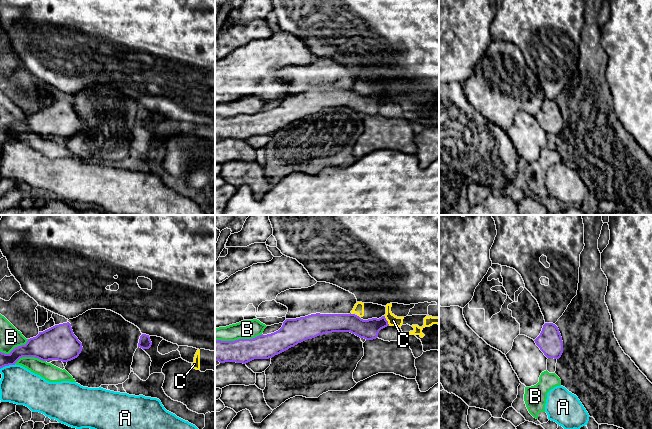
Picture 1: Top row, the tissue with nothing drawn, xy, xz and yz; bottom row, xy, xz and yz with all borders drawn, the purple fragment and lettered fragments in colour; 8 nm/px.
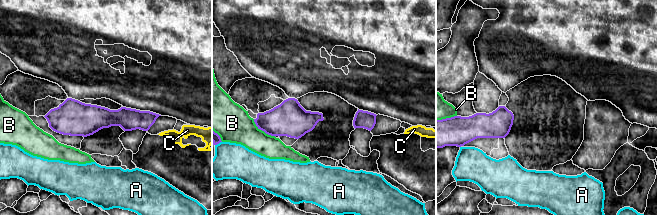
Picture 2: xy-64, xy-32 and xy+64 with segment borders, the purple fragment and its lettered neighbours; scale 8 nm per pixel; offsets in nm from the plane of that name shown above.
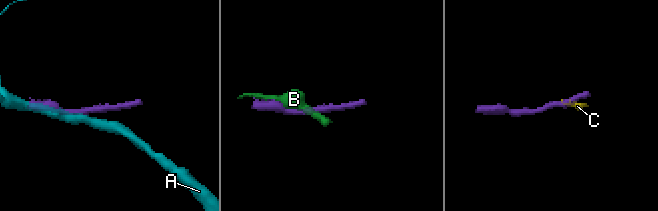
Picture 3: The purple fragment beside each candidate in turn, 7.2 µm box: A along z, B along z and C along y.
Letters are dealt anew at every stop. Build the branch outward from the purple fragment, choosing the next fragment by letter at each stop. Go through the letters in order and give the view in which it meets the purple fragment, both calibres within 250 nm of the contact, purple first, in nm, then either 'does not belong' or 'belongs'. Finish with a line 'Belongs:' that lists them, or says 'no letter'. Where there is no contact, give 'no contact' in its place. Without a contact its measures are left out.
A: xy | 140/300 nm | does not belong
B: xz | 190/160 nm | does not belong
C: xz | 160/90 nm | does not belong
Belongs: no letter

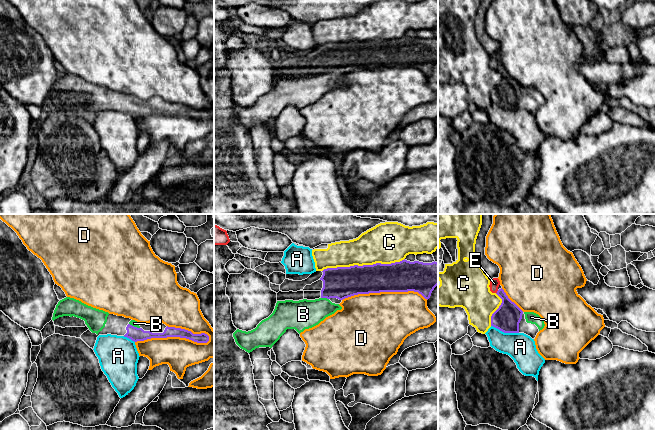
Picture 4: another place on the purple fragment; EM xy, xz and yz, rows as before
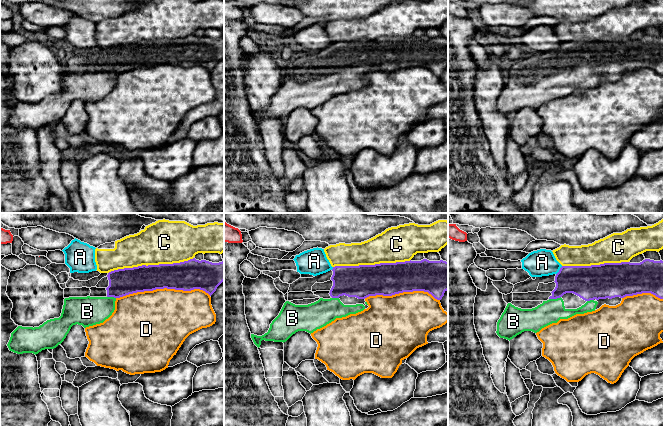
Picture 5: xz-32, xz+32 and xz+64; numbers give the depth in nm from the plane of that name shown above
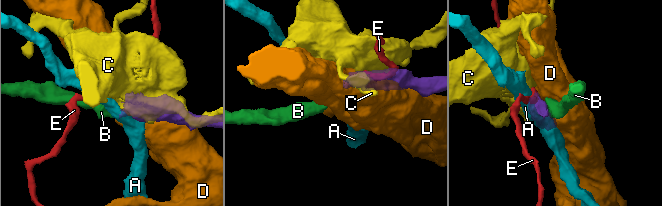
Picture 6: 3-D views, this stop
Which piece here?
A: yz | 220/220 nm | does not belong
B: xz | 260/240 nm | belongs
C: xz | 260/320 nm | does not belong
D: xy | 90/320 nm | does not belong
E: yz | 220/80 nm | does not belong
Belongs: B

